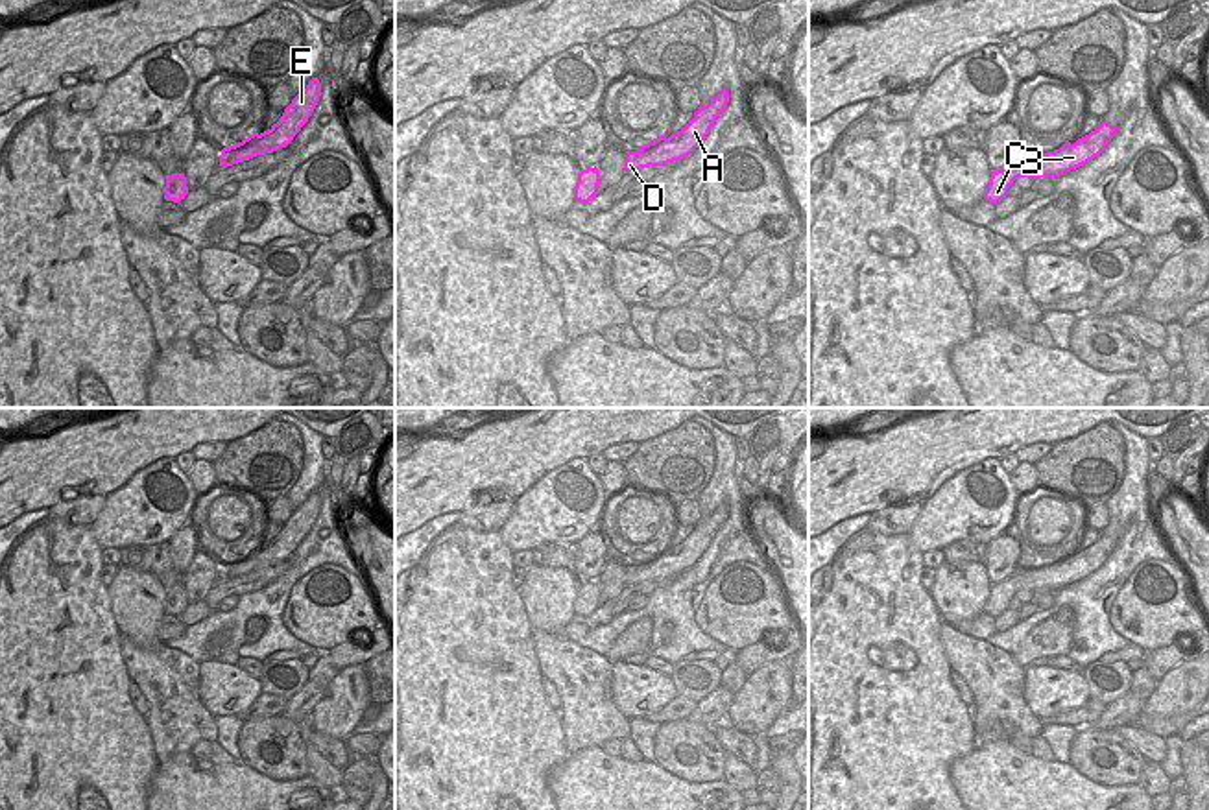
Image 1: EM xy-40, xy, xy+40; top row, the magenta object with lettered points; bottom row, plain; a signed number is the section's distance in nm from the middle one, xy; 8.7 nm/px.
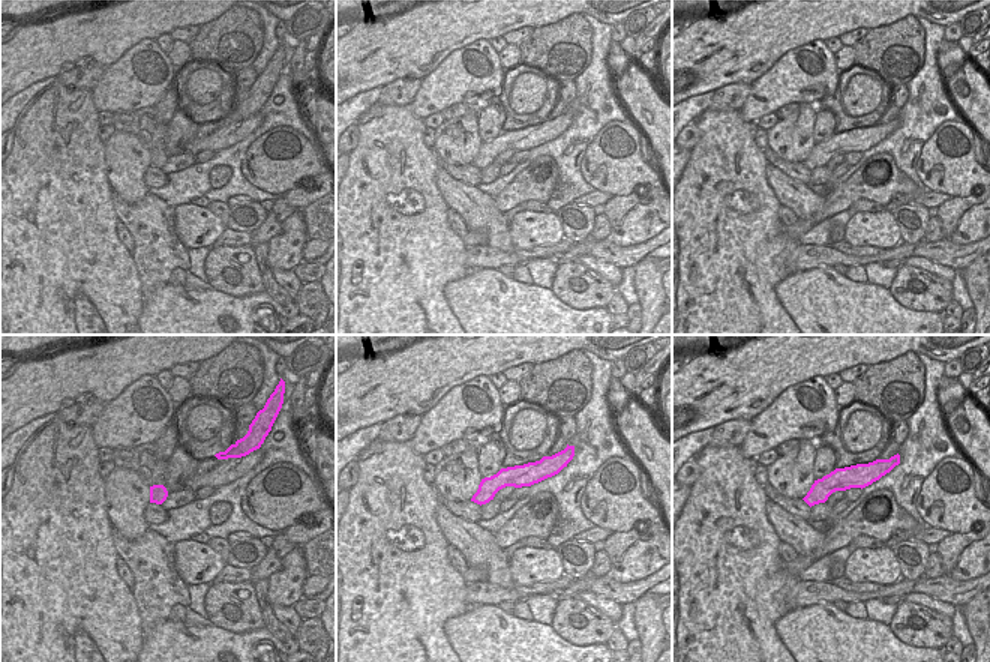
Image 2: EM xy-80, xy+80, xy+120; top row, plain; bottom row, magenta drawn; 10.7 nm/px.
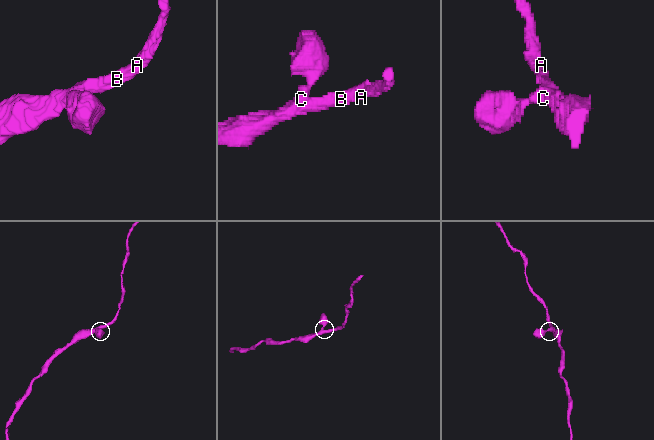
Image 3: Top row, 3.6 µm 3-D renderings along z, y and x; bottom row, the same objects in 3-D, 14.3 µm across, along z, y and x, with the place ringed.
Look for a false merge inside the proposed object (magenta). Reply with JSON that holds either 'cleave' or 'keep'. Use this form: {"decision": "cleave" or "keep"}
{"decision": "keep"}

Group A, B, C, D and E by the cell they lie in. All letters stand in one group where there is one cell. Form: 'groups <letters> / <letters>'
groups A B C D E

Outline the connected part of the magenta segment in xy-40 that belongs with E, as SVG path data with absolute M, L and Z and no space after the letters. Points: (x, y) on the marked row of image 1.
M312 77L306 89L292 100L279 122L268 131L260 135L253 133L242 142L223 148L220 155L220 166L233 166L257 155L273 153L281 148L286 148L312 116L319 96L321 83L317 77Z

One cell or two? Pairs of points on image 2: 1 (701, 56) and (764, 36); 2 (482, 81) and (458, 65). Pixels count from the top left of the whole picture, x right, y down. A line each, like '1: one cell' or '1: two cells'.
1: one cell
2: one cell

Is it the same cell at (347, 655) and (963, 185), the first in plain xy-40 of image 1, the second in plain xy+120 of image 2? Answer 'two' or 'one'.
two

